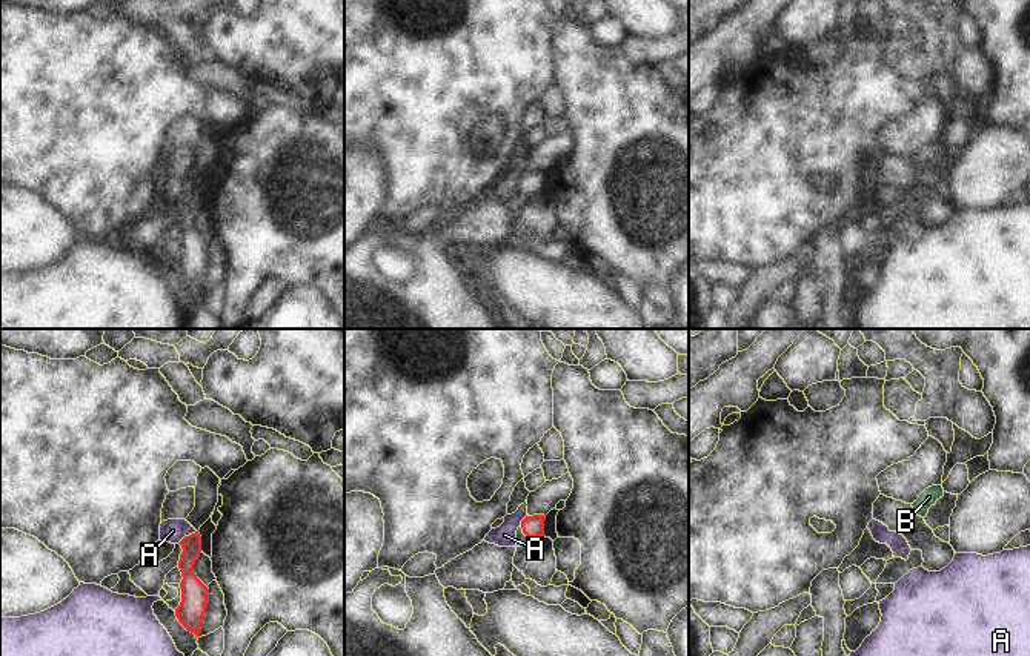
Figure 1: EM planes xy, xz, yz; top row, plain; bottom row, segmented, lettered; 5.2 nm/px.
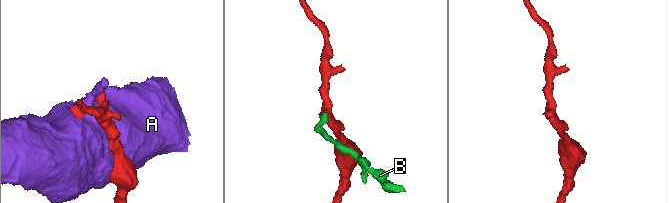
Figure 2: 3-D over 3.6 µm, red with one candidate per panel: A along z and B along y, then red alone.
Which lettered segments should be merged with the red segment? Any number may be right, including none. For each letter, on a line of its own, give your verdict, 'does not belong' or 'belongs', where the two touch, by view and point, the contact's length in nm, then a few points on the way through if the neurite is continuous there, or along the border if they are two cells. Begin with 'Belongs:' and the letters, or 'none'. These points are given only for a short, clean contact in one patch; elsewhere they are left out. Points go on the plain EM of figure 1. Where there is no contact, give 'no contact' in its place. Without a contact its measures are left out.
Belongs: B
A: does not belong; contact xy (186, 192); length 120 nm
B: belongs; contact xz (526, 191); length 120 nm; way xz (532, 182), (526, 191), (521, 195)

